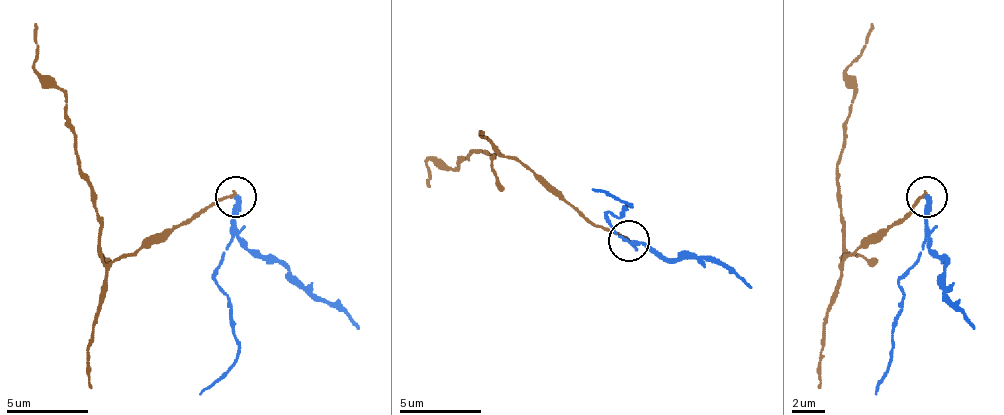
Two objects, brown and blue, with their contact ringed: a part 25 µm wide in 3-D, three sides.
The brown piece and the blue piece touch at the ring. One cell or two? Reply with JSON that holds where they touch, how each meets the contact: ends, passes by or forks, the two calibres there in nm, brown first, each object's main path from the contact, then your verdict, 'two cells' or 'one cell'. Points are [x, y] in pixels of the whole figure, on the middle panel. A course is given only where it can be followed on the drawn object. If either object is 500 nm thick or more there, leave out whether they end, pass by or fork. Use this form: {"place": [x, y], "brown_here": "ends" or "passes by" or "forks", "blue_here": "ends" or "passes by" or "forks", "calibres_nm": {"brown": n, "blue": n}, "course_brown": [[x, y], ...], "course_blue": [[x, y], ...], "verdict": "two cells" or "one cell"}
{"place": [628, 240], "brown_here": "ends", "blue_here": "ends", "calibres_nm": {"brown": 150, "blue": 240}, "course_brown": [[629, 239], [593, 227], [519, 161], [495, 153], [474, 149], [458, 166], [429, 161], [425, 186]], "course_blue": [[629, 239], [625, 239], [609, 211], [621, 215], [629, 206], [593, 190]], "verdict": "two cells"}

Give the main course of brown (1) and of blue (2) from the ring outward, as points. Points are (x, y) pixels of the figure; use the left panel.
1: (237, 195), (200, 207), (127, 257), (102, 261), (94, 187), (82, 167), (65, 93), (37, 68), (33, 24)
2: (237, 195), (233, 240), (216, 281), (229, 297), (237, 359), (200, 396)

